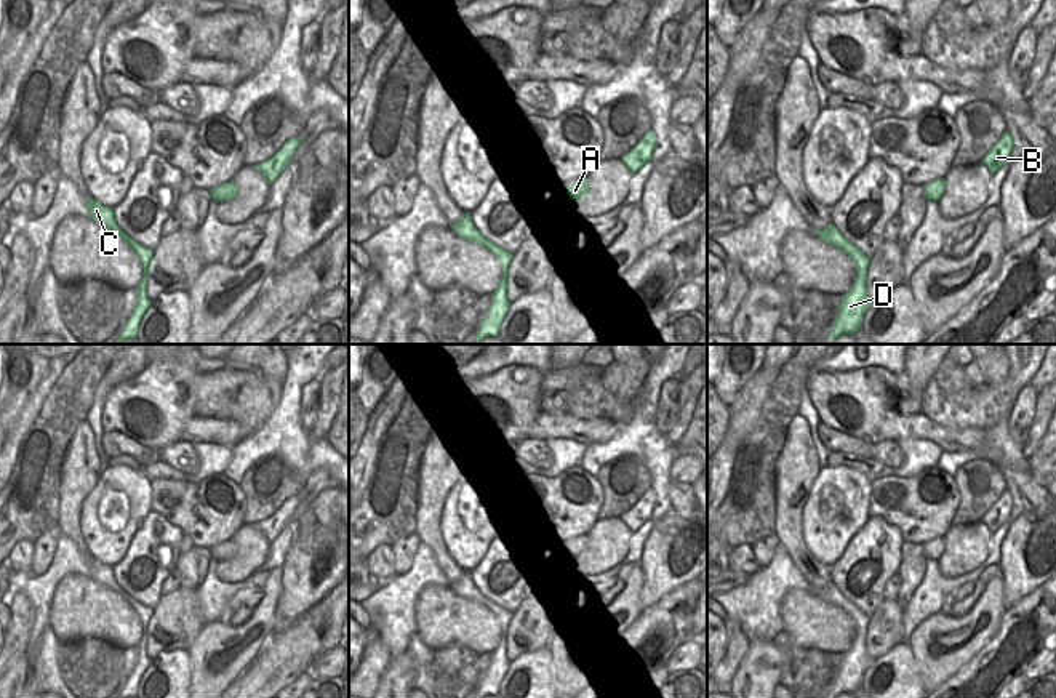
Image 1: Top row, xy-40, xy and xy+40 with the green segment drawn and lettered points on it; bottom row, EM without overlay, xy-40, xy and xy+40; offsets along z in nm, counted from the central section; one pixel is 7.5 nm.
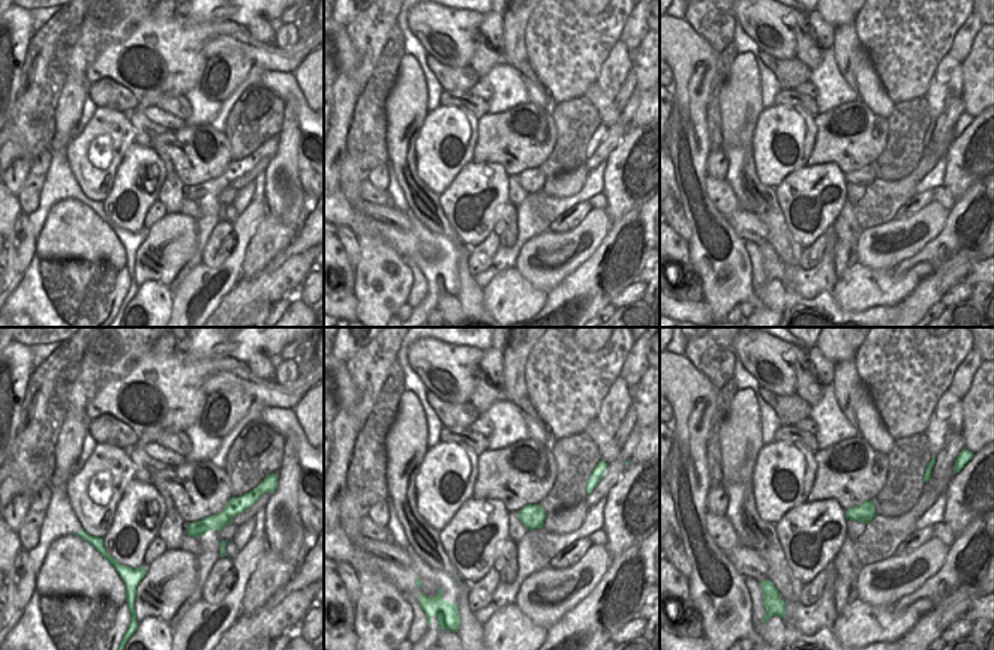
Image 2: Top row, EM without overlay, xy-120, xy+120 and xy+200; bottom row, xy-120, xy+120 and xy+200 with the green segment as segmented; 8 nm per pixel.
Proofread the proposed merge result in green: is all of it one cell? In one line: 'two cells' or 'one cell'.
two cells

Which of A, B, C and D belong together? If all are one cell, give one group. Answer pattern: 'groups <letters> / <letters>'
groups A / B C D

